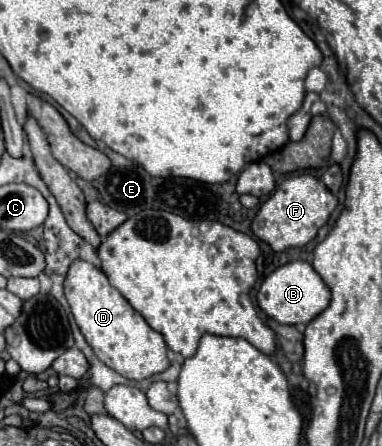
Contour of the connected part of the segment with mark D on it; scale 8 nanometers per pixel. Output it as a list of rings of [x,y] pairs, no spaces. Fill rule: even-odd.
[[[76,259],[64,279],[64,293],[70,303],[72,315],[86,337],[96,357],[110,369],[126,379],[146,379],[154,373],[162,373],[170,361],[166,359],[166,343],[144,317],[132,309],[132,305],[110,285],[106,275],[88,261]]]

